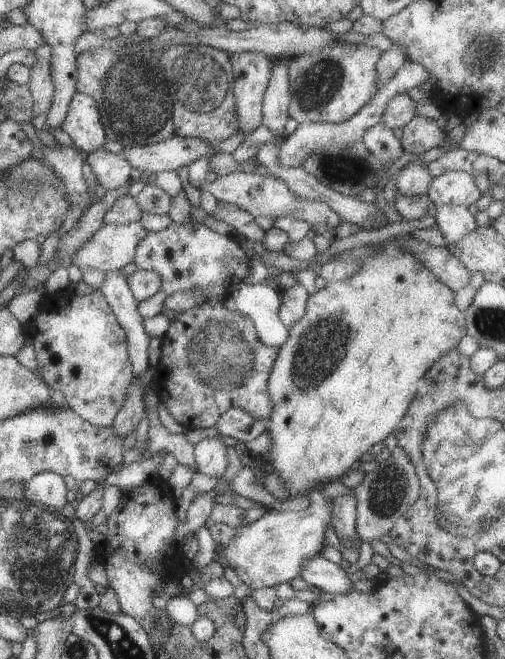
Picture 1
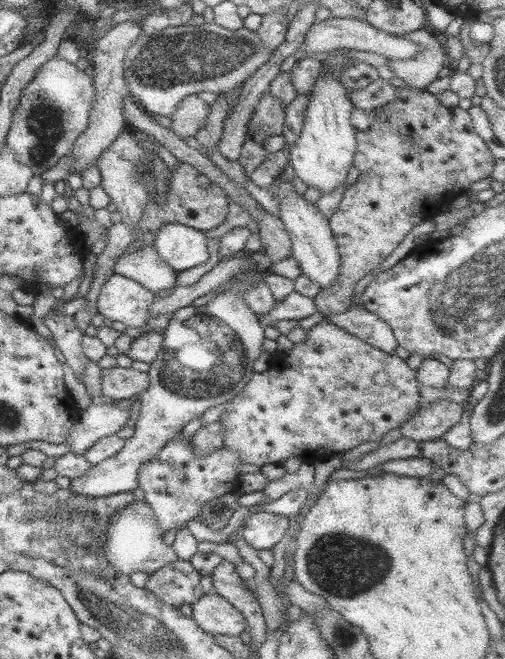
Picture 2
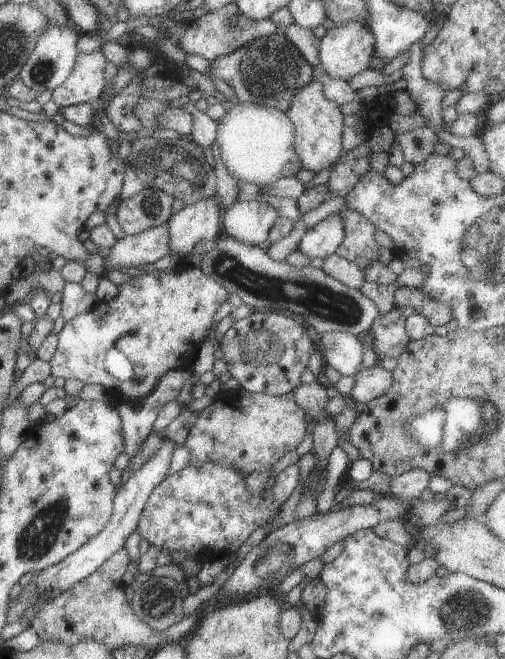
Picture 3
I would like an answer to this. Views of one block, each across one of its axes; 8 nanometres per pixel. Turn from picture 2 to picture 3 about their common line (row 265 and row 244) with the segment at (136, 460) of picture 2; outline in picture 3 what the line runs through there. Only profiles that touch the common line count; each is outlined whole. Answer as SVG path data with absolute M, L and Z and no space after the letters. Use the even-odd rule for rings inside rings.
M236 201L223 218L224 230L248 244L265 246L268 233L279 218L274 206L260 201Z

